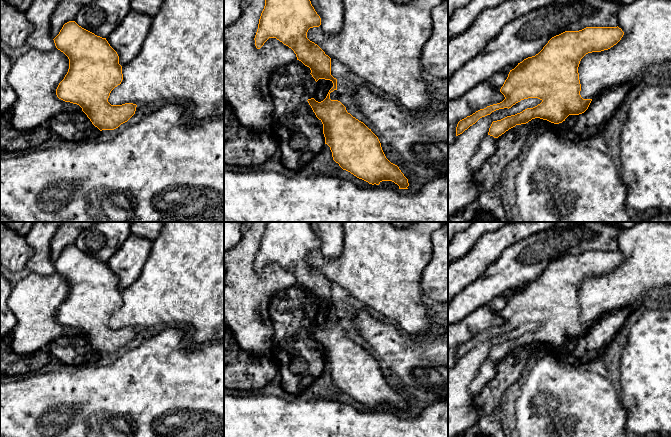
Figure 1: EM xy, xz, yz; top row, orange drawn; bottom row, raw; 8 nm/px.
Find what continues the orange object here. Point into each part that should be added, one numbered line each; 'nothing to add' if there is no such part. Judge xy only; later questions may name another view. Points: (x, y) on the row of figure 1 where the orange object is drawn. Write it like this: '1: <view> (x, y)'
nothing to add

